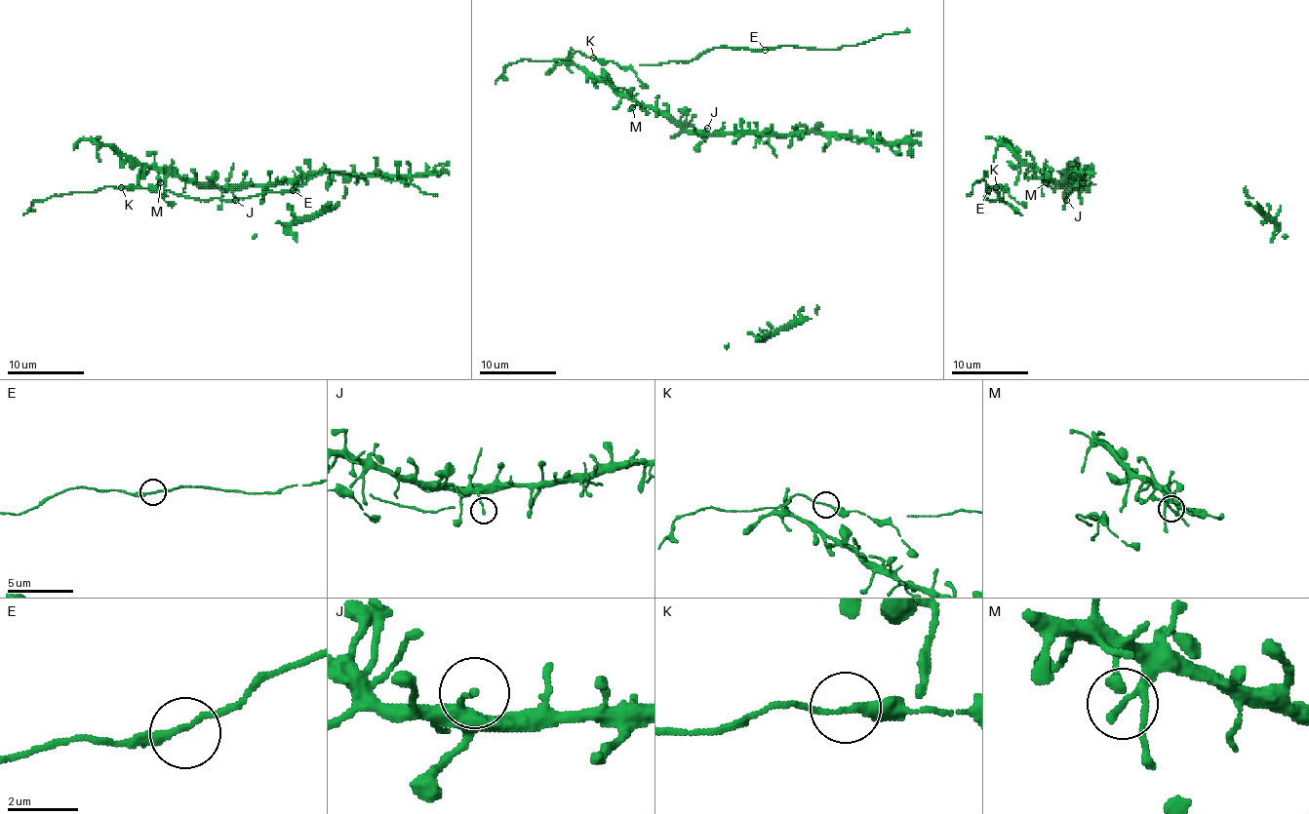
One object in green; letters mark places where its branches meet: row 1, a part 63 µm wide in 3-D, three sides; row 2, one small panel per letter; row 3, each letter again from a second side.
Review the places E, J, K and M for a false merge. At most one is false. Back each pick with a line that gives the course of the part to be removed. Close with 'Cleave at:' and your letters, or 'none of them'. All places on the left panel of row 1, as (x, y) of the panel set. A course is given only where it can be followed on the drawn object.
Cleave at: none of them

